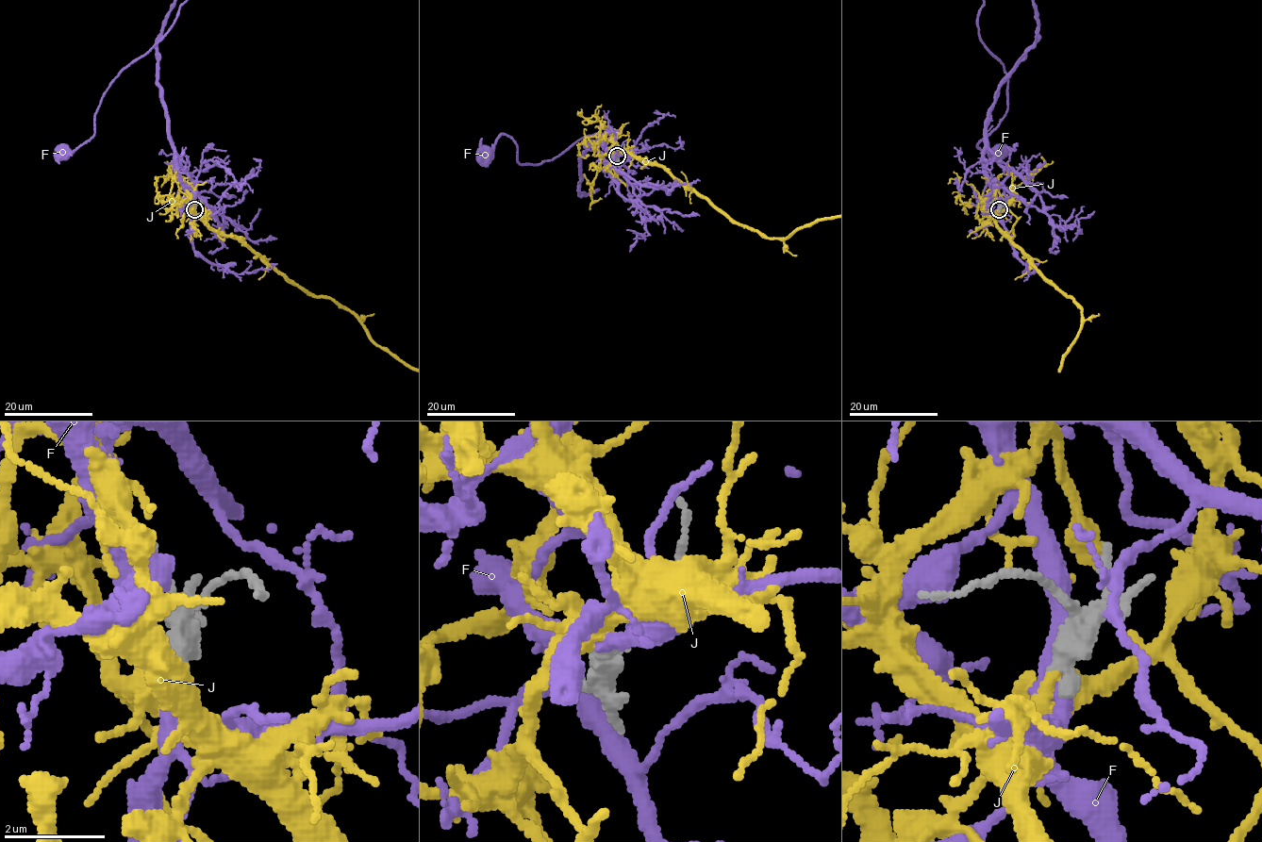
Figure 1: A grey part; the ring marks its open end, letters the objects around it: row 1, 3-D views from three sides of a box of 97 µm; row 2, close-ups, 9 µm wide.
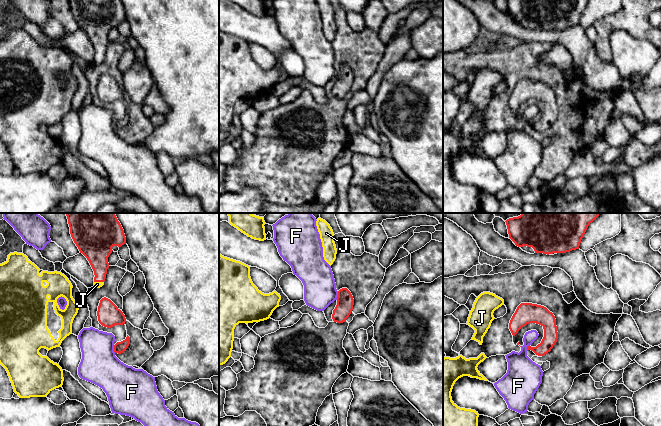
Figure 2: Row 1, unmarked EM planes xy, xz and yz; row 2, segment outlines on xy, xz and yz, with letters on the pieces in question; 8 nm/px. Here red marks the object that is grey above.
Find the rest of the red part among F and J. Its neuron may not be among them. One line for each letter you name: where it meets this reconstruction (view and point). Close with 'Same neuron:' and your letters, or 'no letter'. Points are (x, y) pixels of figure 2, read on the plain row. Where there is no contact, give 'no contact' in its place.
J: contact xy (99, 57)
Same neuron: J

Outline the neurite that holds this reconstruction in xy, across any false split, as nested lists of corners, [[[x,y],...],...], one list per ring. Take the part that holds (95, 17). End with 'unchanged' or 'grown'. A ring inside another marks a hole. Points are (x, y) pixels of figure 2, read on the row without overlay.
[[[69,0],[71,13],[94,47],[94,62],[100,64],[109,44],[112,23],[126,20],[121,0]]]; grown

